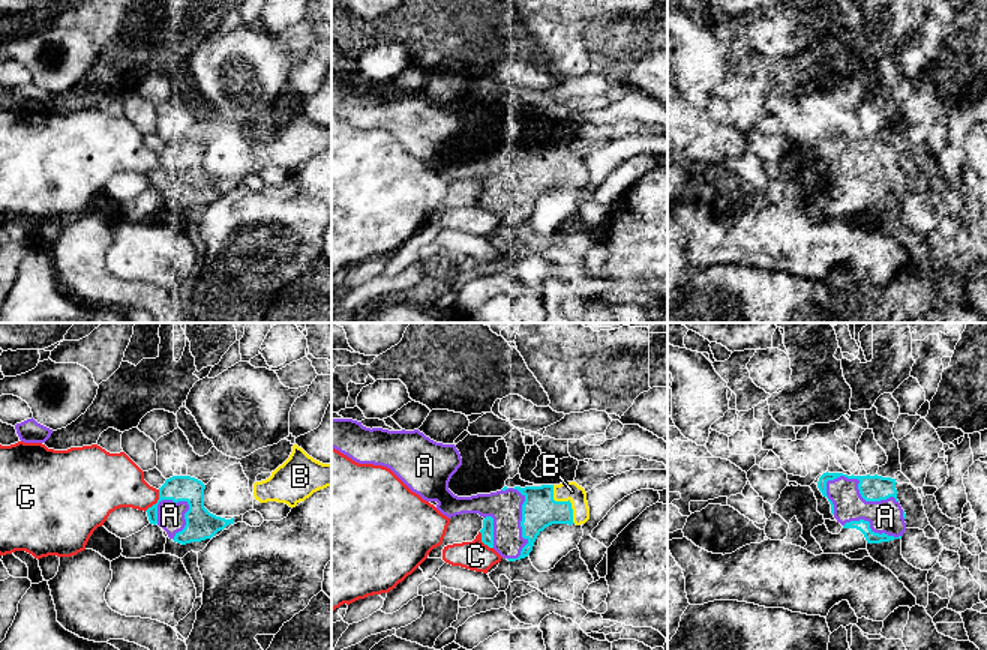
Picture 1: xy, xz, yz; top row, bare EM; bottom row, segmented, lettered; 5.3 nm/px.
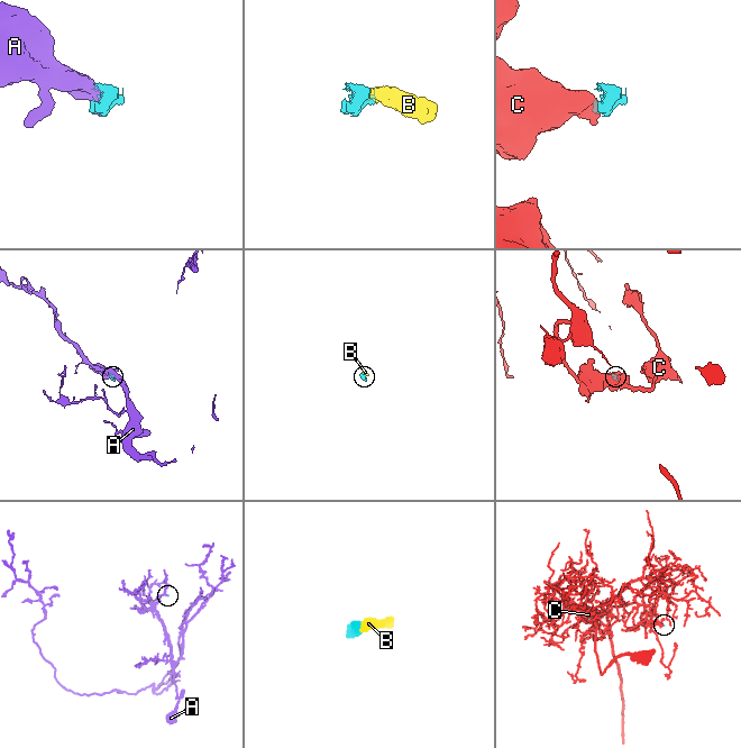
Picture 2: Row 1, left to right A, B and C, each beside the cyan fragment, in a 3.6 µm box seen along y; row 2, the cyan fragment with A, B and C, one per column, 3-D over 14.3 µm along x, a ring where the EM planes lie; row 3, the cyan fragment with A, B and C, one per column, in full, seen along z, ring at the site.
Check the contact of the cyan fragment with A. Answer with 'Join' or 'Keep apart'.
Join

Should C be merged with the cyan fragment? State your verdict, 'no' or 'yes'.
no

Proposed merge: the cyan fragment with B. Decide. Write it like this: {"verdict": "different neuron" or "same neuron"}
{"verdict": "same neuron"}

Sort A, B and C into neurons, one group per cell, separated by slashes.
A B / C

